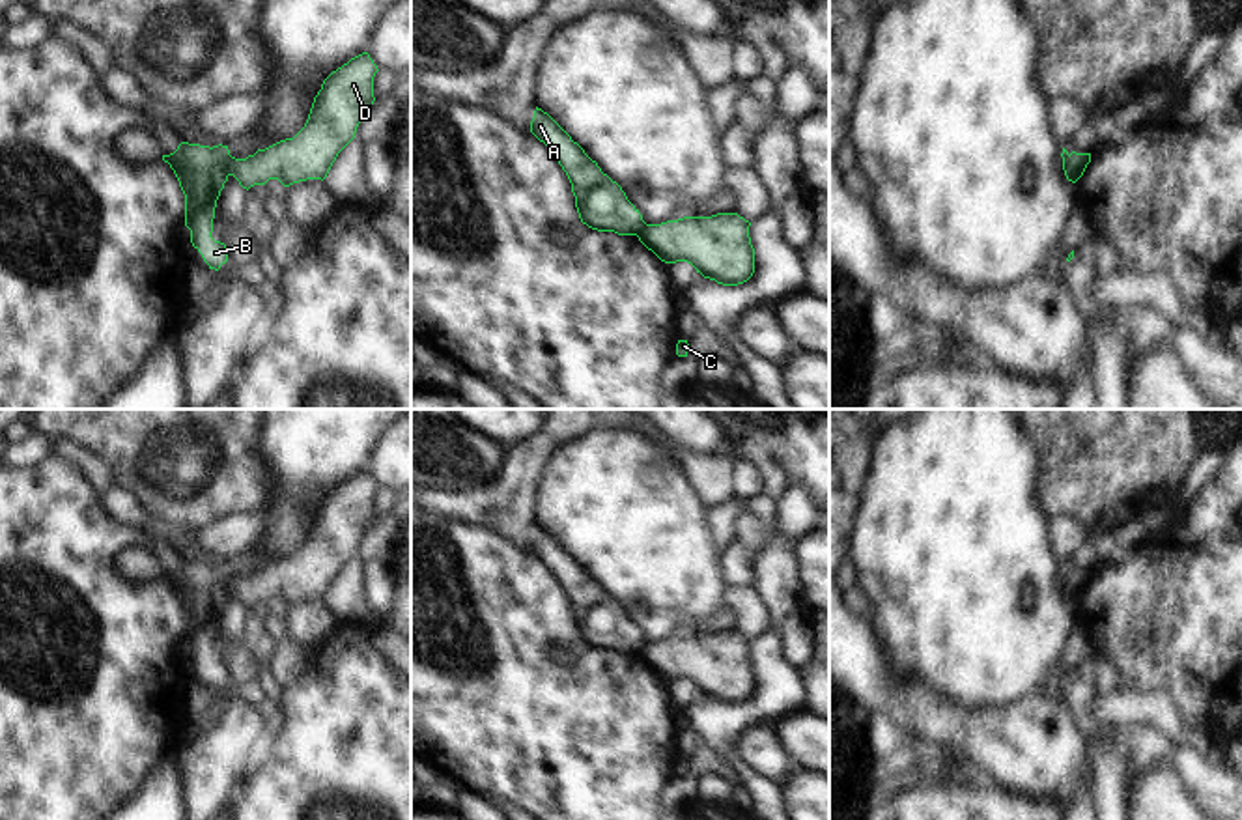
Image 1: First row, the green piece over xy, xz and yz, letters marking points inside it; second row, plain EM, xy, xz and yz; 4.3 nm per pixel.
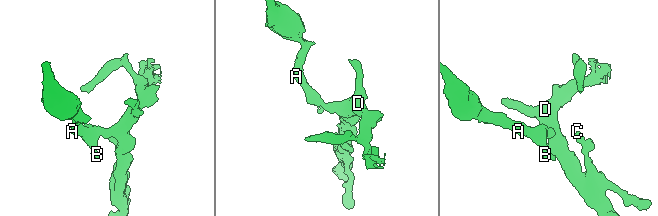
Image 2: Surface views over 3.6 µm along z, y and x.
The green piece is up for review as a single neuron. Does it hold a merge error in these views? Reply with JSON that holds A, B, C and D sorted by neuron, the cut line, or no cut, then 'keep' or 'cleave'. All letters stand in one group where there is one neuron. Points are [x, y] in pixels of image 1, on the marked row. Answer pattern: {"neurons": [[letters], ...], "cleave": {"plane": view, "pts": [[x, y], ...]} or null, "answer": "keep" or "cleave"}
{"neurons": [["A", "B"], ["C", "D"]], "cleave": {"plane": "xy", "pts": [[230, 155], [226, 174]]}, "answer": "cleave"}

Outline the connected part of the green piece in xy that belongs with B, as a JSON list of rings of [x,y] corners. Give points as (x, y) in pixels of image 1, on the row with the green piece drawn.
[[[181,142],[162,161],[174,170],[185,194],[185,226],[191,243],[202,254],[209,269],[219,271],[228,262],[226,245],[211,237],[217,200],[228,181],[228,146],[200,146]]]

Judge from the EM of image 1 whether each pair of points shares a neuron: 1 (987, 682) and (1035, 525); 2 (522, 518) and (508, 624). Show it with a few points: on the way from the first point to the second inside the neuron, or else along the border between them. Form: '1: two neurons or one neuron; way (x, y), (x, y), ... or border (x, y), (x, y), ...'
1: one neuron; way (987, 643), (987, 574), (996, 565)
2: two neurons; border (480, 523), (527, 550)

